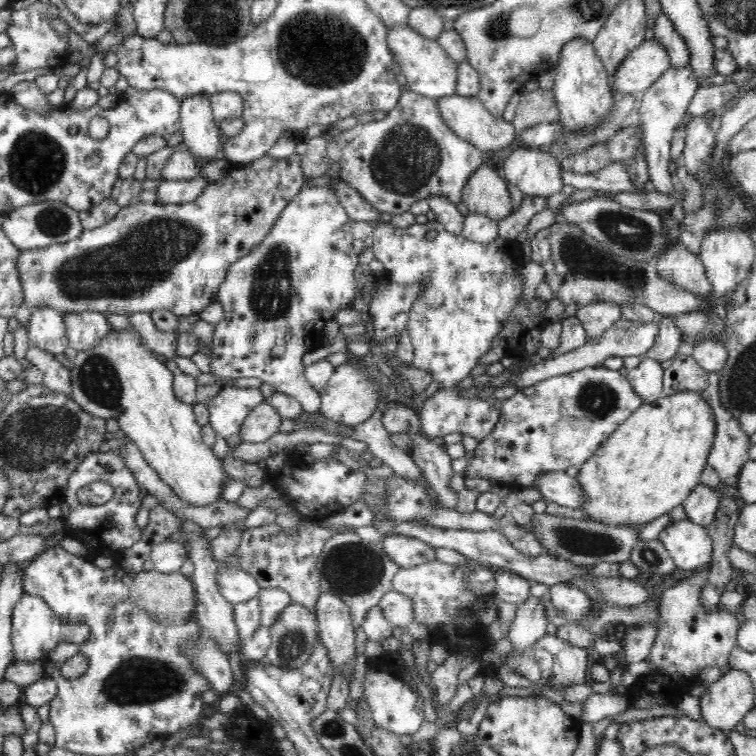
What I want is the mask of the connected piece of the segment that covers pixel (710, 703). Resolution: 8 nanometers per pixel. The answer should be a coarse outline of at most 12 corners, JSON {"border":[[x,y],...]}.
{"border":[[746,671],[697,679],[702,721],[728,736],[755,708]]}

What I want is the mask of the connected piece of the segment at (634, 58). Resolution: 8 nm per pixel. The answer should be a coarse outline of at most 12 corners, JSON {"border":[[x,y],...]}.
{"border":[[655,38],[618,66],[611,88],[646,92],[671,67]]}

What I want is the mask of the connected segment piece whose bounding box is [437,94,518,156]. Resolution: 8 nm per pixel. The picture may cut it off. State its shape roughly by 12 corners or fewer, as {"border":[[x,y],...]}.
{"border":[[476,97],[438,99],[446,125],[485,156],[510,146],[513,123]]}

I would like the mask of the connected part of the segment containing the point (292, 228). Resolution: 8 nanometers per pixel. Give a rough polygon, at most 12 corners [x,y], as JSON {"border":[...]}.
{"border":[[302,187],[230,265],[211,373],[321,409],[302,358],[353,308],[353,221]]}

